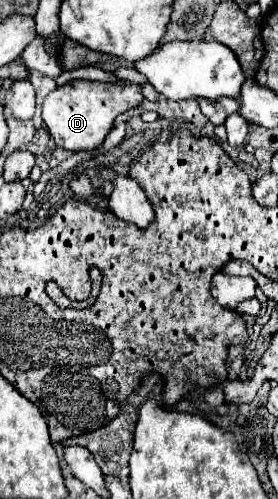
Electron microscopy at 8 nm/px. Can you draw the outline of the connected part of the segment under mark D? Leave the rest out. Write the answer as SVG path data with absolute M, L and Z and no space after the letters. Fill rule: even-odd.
M76 79L46 95L42 119L58 147L72 153L94 153L110 133L116 115L128 111L128 107L140 105L142 99L142 91L134 83L114 85Z

